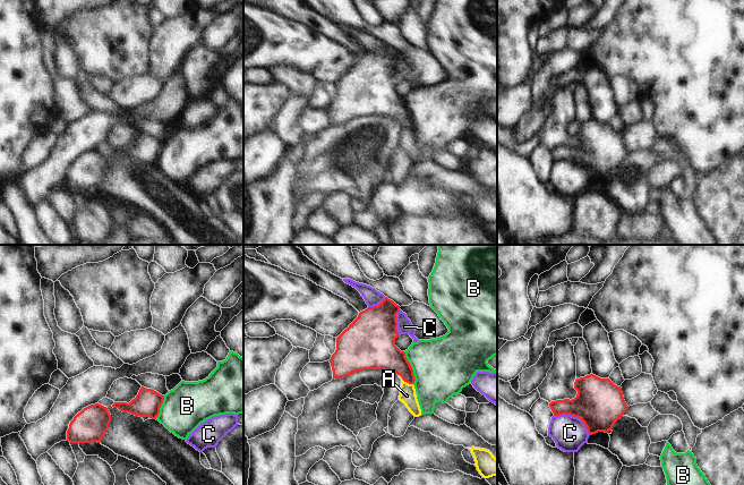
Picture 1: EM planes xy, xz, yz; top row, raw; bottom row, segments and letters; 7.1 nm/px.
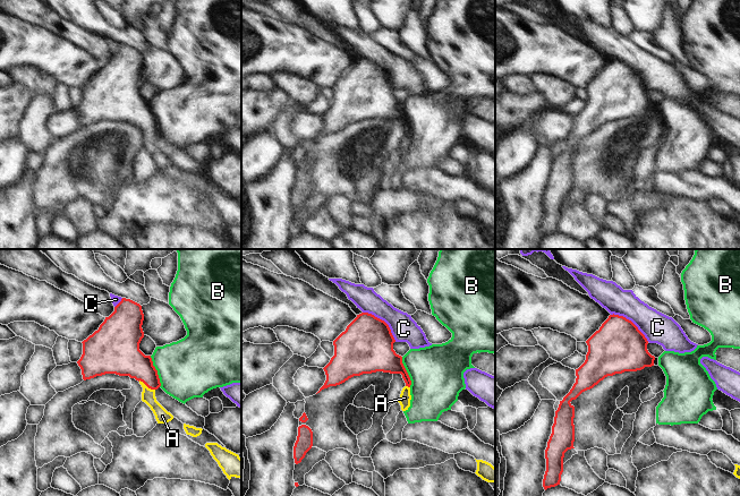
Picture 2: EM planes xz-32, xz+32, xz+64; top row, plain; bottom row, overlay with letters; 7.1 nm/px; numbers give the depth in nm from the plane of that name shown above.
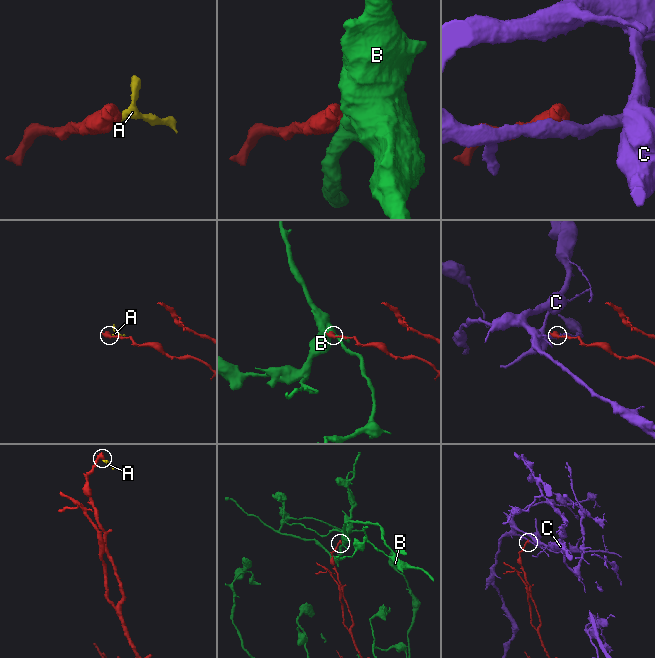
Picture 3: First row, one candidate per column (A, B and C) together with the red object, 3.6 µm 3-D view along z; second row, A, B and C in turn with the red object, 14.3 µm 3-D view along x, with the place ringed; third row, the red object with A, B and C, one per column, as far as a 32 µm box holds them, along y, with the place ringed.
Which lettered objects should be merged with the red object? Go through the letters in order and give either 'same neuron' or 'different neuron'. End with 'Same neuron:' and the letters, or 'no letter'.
A: same neuron
B: different neuron
C: different neuron
Same neuron: A

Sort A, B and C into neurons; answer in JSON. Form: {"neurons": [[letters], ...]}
{"neurons": [["A"], ["B"], ["C"]]}

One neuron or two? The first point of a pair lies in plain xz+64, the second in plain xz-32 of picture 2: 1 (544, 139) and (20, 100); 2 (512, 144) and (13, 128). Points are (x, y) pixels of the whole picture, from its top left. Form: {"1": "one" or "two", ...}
{"1": "two", "2": "two"}

